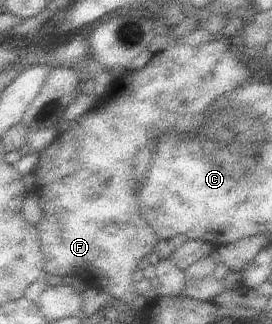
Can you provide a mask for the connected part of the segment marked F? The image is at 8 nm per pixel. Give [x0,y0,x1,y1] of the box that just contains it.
[32,39,254,302]

